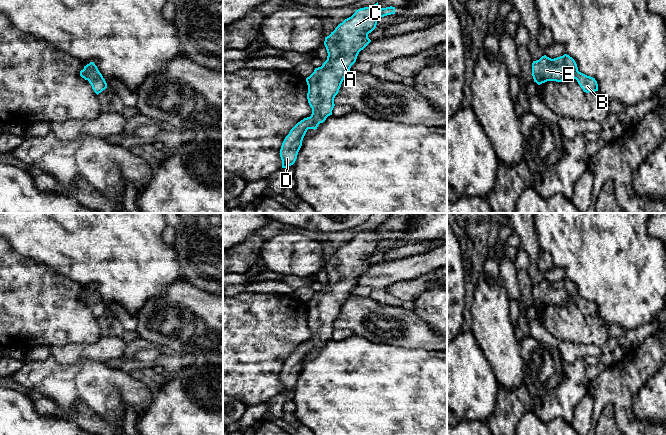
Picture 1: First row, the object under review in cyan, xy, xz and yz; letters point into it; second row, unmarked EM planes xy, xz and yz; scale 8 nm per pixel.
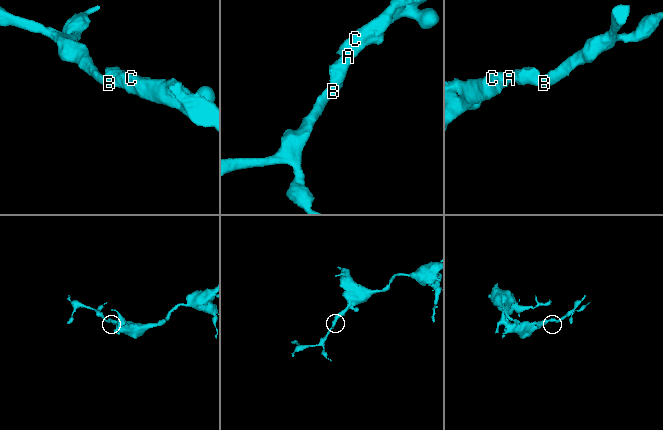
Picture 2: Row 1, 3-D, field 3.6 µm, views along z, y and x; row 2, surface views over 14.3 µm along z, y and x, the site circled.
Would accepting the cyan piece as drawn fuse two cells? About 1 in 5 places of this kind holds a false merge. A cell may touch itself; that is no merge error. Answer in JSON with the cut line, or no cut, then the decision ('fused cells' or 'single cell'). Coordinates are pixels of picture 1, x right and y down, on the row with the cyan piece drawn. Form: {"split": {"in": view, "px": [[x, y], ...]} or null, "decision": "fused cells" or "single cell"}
{"split": null, "decision": "single cell"}

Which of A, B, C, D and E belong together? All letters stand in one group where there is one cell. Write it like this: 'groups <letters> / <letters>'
groups A B C D E

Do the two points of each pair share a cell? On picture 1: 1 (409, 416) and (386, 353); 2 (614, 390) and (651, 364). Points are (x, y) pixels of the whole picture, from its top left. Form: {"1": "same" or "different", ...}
{"1": "same", "2": "same"}

